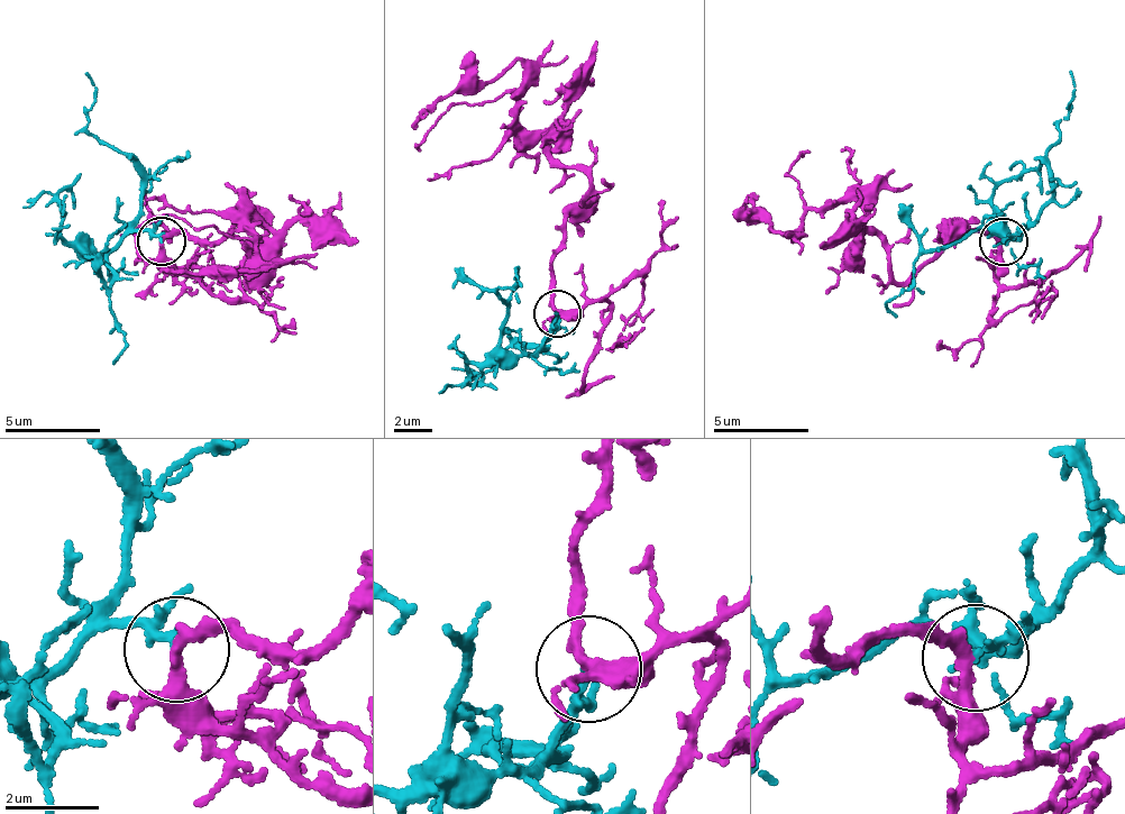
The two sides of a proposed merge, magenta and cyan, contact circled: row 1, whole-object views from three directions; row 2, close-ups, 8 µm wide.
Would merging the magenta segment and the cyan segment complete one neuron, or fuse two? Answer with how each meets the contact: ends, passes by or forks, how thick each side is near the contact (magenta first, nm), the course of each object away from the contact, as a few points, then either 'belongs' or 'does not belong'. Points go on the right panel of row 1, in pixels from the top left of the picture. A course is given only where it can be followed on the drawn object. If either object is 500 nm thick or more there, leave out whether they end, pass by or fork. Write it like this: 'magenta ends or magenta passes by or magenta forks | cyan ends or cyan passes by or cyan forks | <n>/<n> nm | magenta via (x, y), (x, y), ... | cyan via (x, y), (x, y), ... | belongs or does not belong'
magenta passes by | cyan passes by | 260/120 nm | magenta via (1003, 243), (941, 234), (897, 281), (890, 248), (850, 202), (780, 231), (749, 197), (744, 207) | cyan via (1003, 243), (1022, 235), (1004, 237), (984, 230), (916, 258), (911, 283), (887, 304), (897, 319) | belongs

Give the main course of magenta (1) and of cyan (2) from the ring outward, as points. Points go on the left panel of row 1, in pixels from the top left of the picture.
1: (163, 241), (256, 228), (245, 268), (256, 283), (265, 226), (250, 220), (274, 264), (161, 274), (135, 293)
2: (163, 241), (149, 234), (119, 240), (91, 257), (117, 272), (108, 300), (125, 350), (113, 365)

